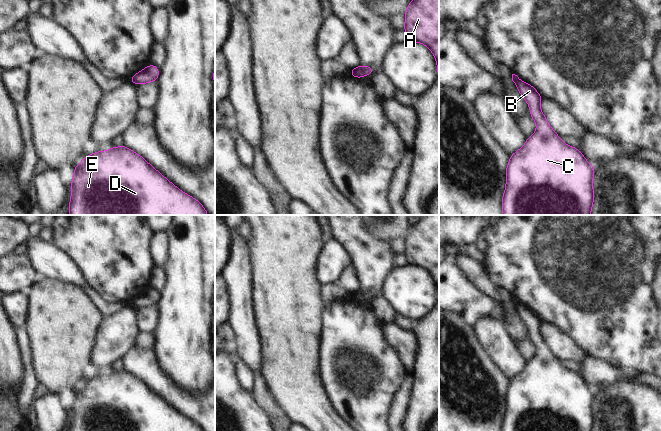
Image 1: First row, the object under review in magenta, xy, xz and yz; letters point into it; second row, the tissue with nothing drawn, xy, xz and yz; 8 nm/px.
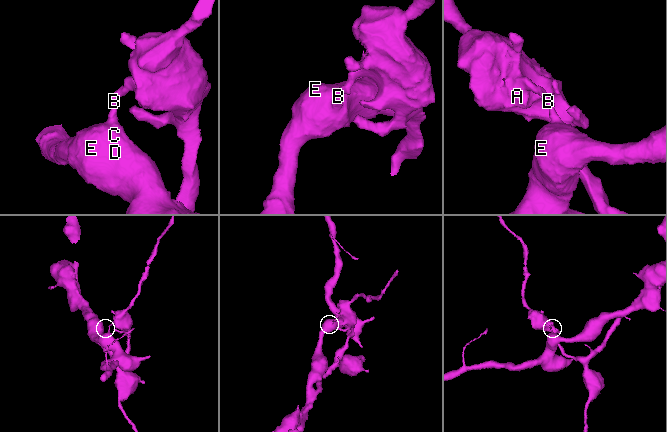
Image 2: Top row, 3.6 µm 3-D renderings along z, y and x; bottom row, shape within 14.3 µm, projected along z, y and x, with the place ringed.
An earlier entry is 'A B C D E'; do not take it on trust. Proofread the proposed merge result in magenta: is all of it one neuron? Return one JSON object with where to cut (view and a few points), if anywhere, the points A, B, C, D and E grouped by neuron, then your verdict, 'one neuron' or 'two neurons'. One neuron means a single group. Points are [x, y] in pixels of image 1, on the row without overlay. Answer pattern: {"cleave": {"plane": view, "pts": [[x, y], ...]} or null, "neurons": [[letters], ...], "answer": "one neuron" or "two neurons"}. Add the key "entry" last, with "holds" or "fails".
{"cleave": {"plane": "xz", "pts": [[358, 290], [365, 299]]}, "neurons": [["A"], ["B", "C", "D", "E"]], "answer": "two neurons", "entry": "fails"}

